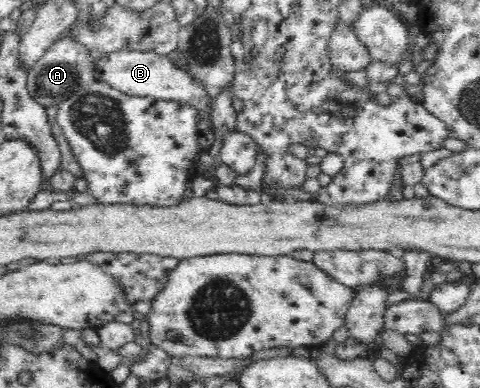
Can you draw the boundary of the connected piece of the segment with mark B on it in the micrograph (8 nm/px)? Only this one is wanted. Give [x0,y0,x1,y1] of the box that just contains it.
[95,51,219,152]

